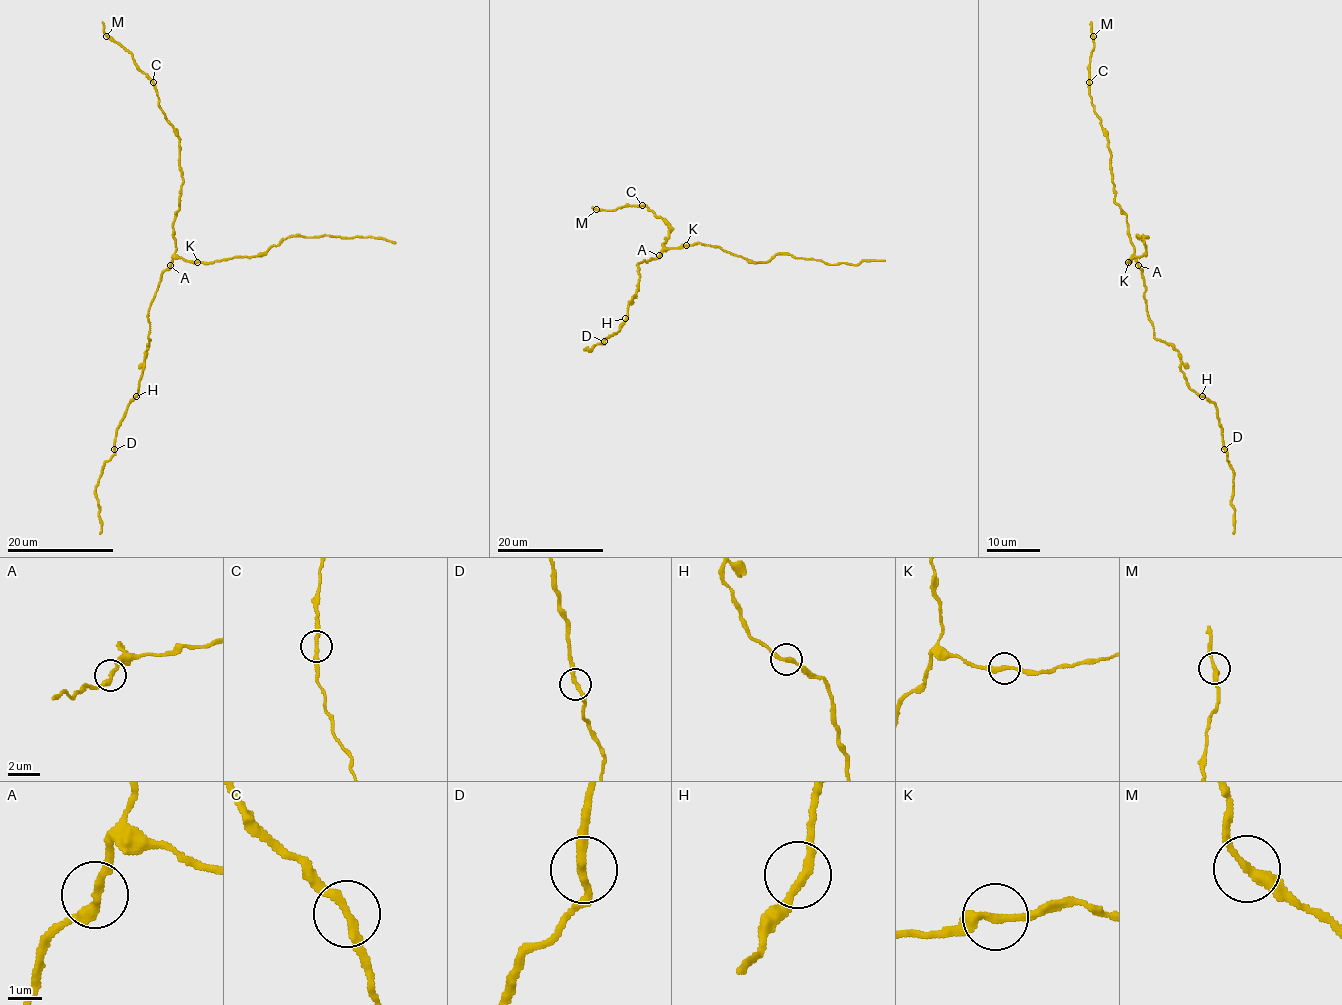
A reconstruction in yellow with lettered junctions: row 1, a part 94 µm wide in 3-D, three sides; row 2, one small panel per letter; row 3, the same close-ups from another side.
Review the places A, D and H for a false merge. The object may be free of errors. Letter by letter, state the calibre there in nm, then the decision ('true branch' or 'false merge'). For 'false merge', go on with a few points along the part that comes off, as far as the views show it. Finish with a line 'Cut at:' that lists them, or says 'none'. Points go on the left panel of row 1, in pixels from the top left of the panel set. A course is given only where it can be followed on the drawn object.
A: 280 nm thick; true branch
D: 240 nm thick; true branch
H: 240 nm thick; true branch
Cut at: none

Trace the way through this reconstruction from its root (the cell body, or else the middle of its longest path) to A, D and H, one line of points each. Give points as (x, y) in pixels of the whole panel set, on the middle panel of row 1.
A: (648, 261), (660, 254)
D: (648, 261), (637, 264), (638, 290), (629, 302), (624, 325), (604, 341)
H: (648, 261), (637, 264), (638, 290), (629, 302), (625, 318)

